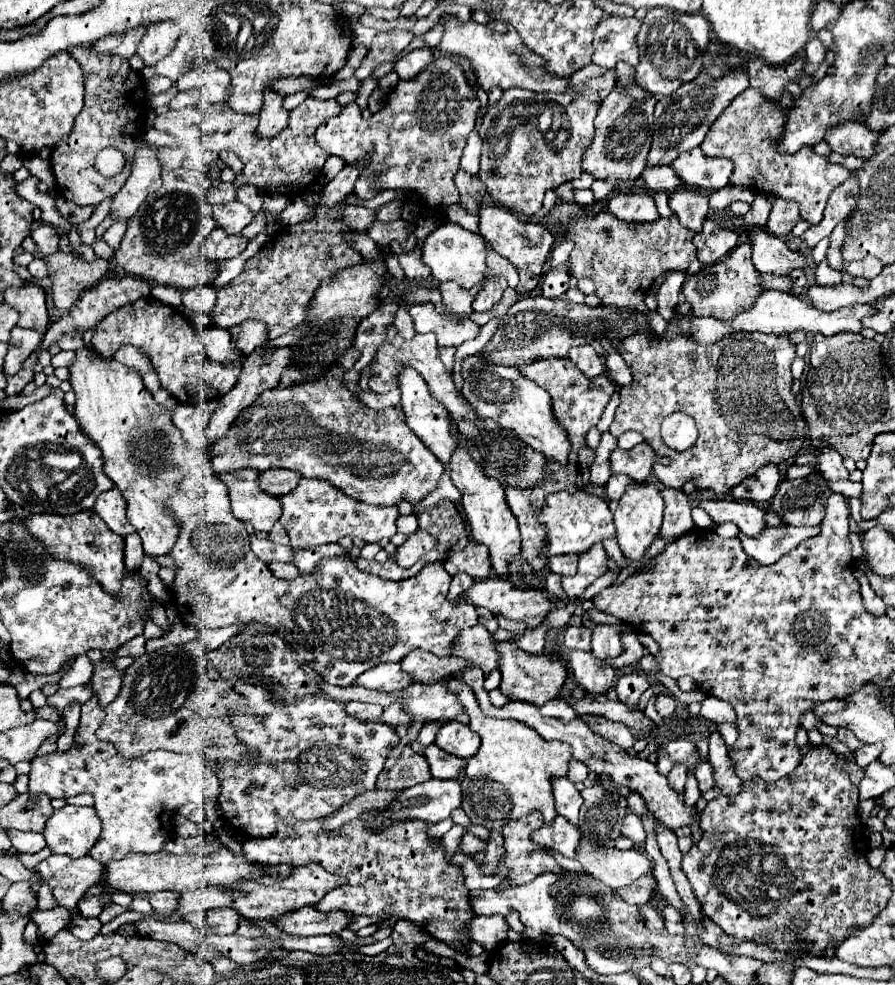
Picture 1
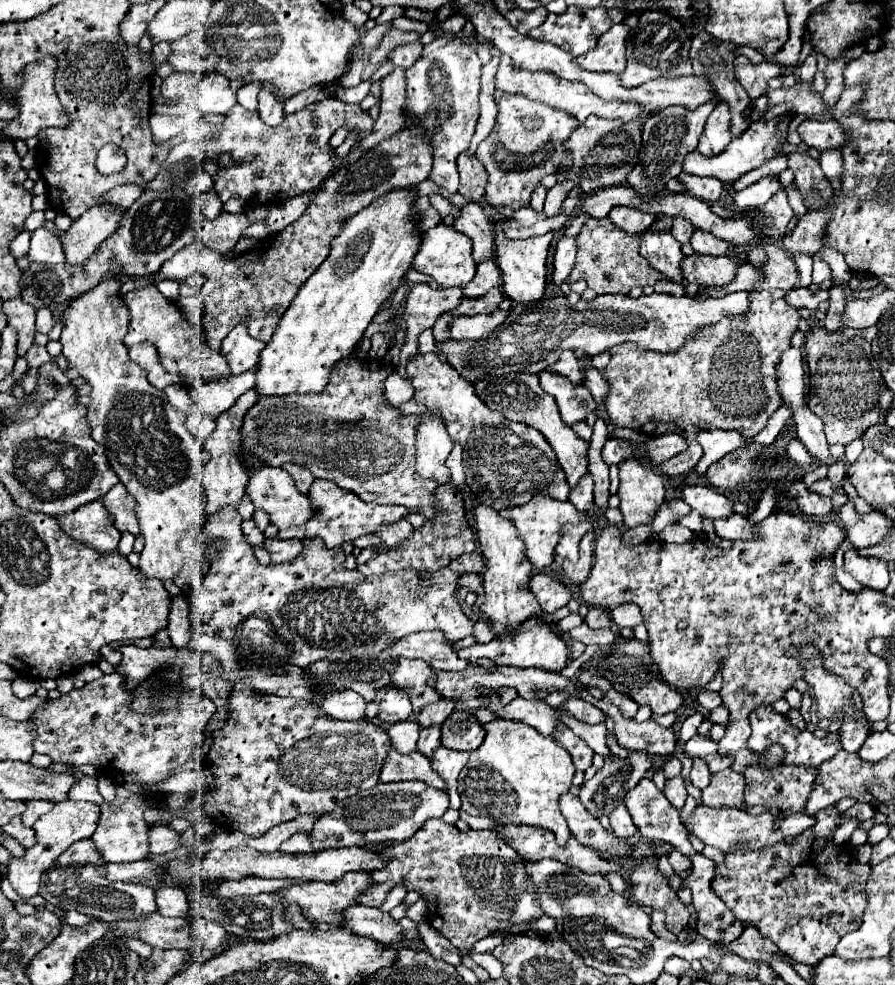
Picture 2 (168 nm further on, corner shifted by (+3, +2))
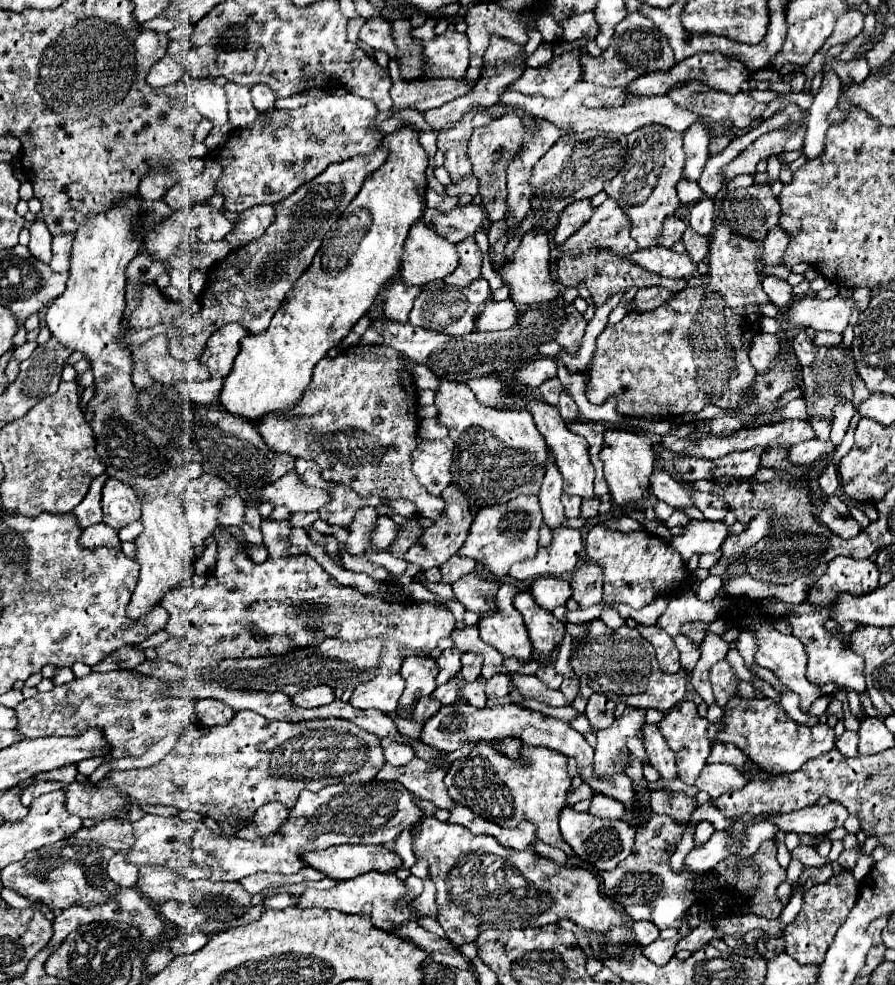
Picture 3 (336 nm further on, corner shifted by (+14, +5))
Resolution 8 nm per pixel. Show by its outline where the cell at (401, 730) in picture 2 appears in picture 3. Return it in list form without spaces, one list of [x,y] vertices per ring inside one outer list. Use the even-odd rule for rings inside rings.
[[[389,736],[389,738],[381,738],[381,748],[383,748],[383,756],[389,764],[395,764],[395,766],[403,766],[407,764],[415,754],[413,754],[413,748],[399,742],[397,738]]]

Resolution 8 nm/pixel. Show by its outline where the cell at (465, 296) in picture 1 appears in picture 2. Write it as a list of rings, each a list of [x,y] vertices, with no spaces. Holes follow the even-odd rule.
[[[416,283],[406,297],[404,307],[404,323],[406,323],[406,339],[400,347],[400,377],[408,377],[406,365],[412,357],[418,355],[418,335],[432,327],[432,323],[446,311],[454,309],[462,299],[462,289],[432,289],[426,283]]]

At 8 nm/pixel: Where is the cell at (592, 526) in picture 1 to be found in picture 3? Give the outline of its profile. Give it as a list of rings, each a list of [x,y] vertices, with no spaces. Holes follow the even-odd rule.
[[[517,496],[515,500],[509,500],[505,504],[485,506],[477,512],[469,536],[463,548],[459,550],[459,554],[477,560],[477,564],[485,572],[503,578],[507,576],[511,564],[523,562],[537,554],[539,526],[541,526],[541,510],[539,510],[537,496]]]

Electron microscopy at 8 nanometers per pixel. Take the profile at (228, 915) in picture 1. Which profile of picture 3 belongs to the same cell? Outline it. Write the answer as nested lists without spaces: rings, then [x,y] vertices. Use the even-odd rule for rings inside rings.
[[[195,930],[195,932],[189,932],[189,934],[179,934],[177,938],[173,938],[169,942],[169,948],[175,952],[175,954],[191,954],[191,952],[197,952],[199,948],[203,948],[209,940],[209,934],[205,930]]]

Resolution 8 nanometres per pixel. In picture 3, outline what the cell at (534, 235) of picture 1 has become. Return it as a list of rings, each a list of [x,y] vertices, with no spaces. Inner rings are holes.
[[[533,230],[521,238],[521,244],[515,248],[513,258],[503,260],[497,274],[503,278],[503,284],[509,286],[509,300],[517,308],[527,308],[527,306],[537,304],[537,302],[555,300],[559,296],[559,288],[551,276],[549,264],[551,264],[549,236],[545,232],[533,232]]]

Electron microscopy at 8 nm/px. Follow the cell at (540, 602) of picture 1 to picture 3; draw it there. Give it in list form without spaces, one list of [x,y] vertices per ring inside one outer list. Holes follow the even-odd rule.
[[[555,576],[535,578],[531,582],[529,592],[533,594],[535,602],[545,610],[553,610],[557,606],[563,606],[571,598],[569,582],[563,578],[555,578]]]

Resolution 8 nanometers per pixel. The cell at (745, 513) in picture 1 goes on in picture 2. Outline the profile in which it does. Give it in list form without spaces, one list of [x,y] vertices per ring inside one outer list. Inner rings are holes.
[[[686,485],[682,487],[682,499],[698,511],[702,517],[714,521],[732,515],[732,501],[712,487],[702,485]]]

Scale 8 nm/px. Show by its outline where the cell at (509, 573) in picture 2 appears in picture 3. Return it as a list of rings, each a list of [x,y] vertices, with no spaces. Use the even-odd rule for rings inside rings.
[[[499,580],[497,610],[491,610],[489,614],[481,614],[477,628],[481,640],[497,648],[505,658],[515,656],[521,662],[527,662],[533,658],[533,652],[523,618],[513,606],[513,598],[517,596],[517,592],[521,592],[517,586]]]

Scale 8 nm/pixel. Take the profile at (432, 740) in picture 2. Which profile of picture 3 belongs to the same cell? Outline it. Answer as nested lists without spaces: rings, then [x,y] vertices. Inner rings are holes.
[[[425,696],[425,698],[421,698],[417,704],[415,704],[415,710],[413,710],[413,720],[415,722],[425,722],[425,720],[429,720],[437,710],[441,708],[441,704],[435,700],[433,702],[433,698],[431,696]]]

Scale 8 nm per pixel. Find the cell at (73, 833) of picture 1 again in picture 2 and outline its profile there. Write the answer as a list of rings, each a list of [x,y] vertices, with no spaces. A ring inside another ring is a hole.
[[[62,801],[62,803],[56,803],[52,807],[52,811],[48,811],[44,817],[40,817],[34,823],[36,845],[28,847],[22,857],[12,857],[10,863],[8,863],[8,869],[10,869],[8,881],[14,887],[14,891],[20,893],[22,897],[34,897],[38,893],[38,889],[40,889],[40,875],[44,873],[44,869],[60,853],[64,853],[74,841],[92,837],[92,833],[98,827],[98,819],[100,819],[100,809],[94,803],[86,803],[86,801]]]

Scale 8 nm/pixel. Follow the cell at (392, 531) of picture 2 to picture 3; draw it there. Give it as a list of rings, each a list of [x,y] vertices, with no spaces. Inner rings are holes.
[[[365,506],[365,508],[357,510],[355,520],[349,526],[349,538],[345,542],[345,548],[347,548],[347,552],[351,550],[351,556],[363,554],[363,550],[367,548],[367,544],[373,536],[377,518],[379,518],[379,514],[377,514],[377,508],[373,508],[373,506]]]

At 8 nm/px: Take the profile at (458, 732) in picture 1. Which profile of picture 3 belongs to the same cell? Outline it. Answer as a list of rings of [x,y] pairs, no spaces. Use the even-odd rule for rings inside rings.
[[[461,704],[461,706],[441,706],[441,710],[429,718],[423,726],[421,732],[421,740],[423,744],[441,750],[441,752],[453,752],[459,750],[461,746],[465,746],[467,742],[493,742],[493,740],[501,740],[501,738],[517,738],[523,740],[523,744],[527,746],[545,746],[549,750],[561,752],[569,758],[577,760],[577,768],[579,768],[579,776],[583,782],[587,782],[595,792],[603,792],[609,798],[619,800],[627,810],[635,812],[641,810],[637,794],[633,790],[633,782],[627,774],[615,774],[609,782],[601,782],[599,778],[595,778],[593,774],[593,748],[587,744],[587,740],[583,738],[583,734],[579,734],[577,730],[573,730],[569,724],[549,718],[541,712],[523,708],[519,704],[505,704],[505,706],[495,706],[495,708],[475,708],[471,704]]]

